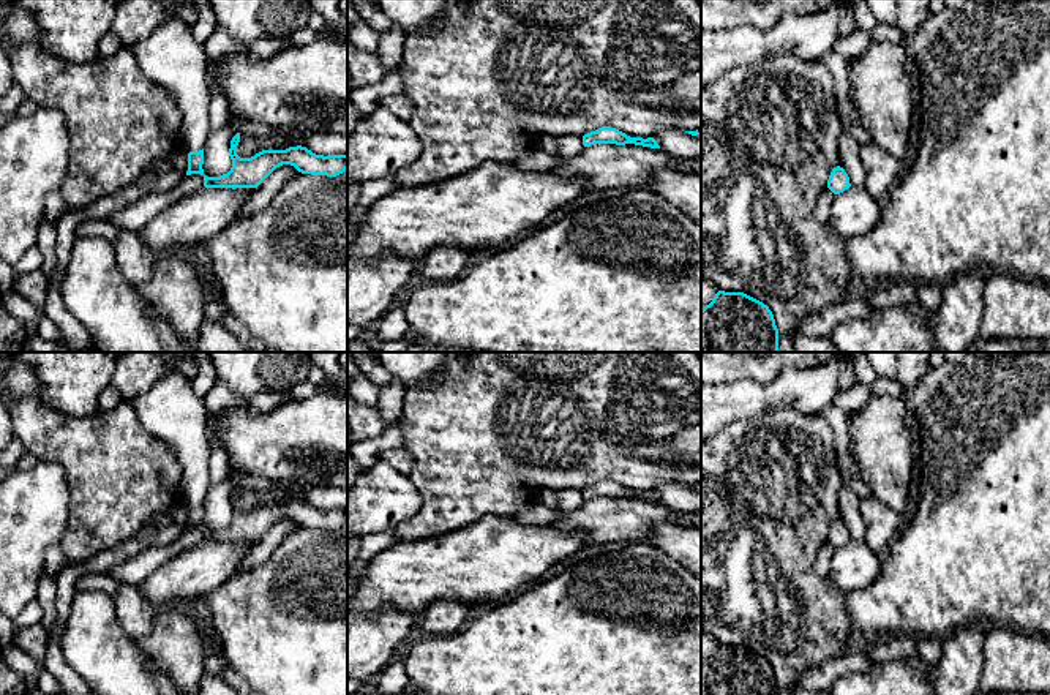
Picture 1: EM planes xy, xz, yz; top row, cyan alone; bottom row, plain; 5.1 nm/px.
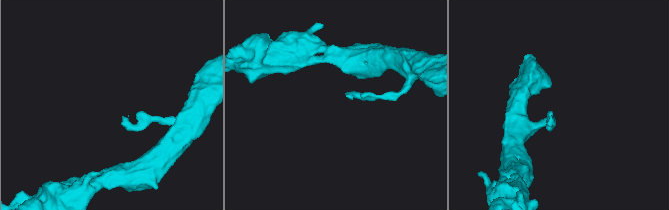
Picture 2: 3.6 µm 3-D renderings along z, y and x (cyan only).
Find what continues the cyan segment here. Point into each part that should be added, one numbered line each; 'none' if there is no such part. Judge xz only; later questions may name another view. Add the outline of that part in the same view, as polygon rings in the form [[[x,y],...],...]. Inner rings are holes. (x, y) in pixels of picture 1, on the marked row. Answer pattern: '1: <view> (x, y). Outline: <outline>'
none

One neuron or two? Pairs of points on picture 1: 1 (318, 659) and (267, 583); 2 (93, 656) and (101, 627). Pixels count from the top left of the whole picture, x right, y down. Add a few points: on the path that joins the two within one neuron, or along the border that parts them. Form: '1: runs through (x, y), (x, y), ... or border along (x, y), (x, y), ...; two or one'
1: runs through (318, 640), (318, 634), (286, 602); one
2: runs through (93, 649), (95, 634); one

